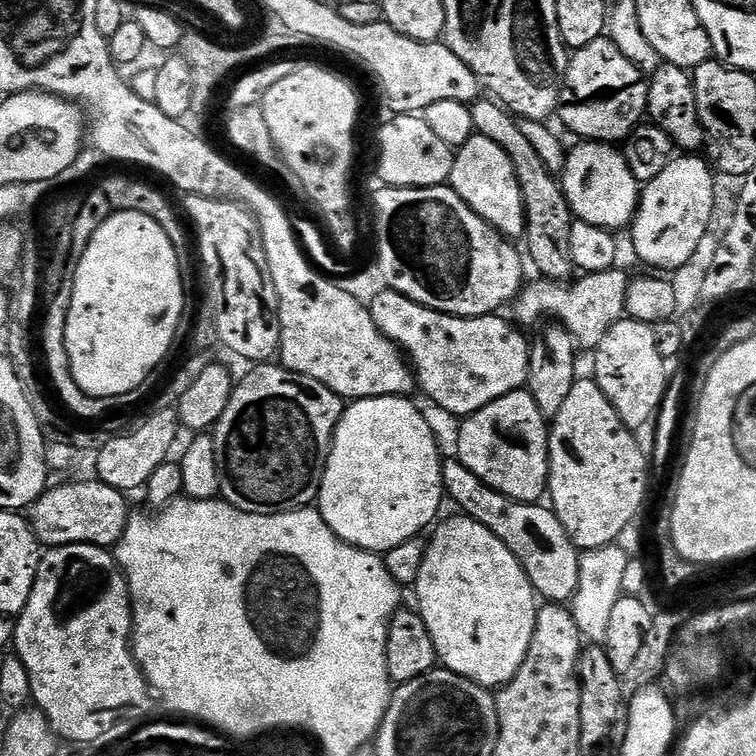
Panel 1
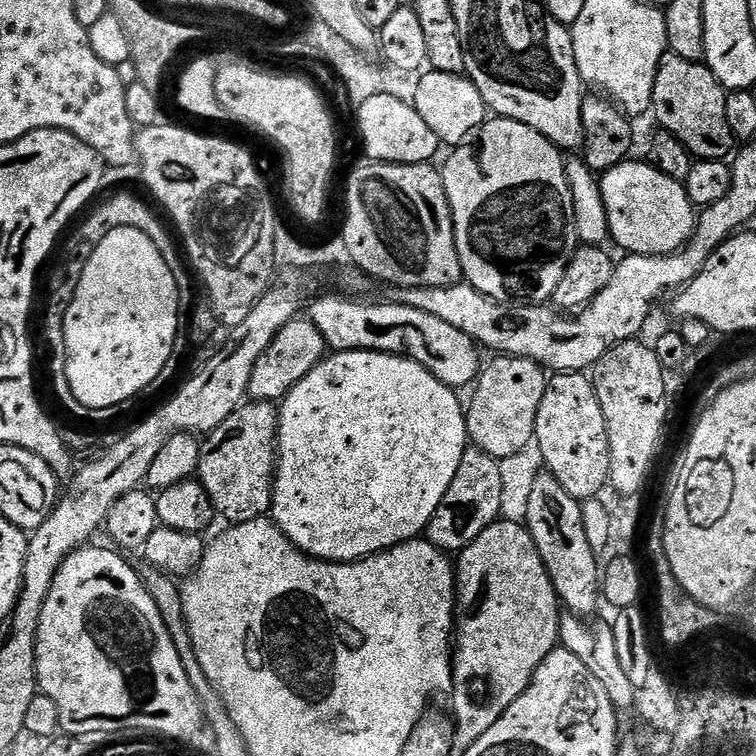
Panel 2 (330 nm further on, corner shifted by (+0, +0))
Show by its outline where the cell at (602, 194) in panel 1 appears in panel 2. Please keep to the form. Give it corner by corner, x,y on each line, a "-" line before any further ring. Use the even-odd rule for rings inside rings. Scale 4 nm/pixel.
629,158
609,168
599,177
599,182
609,235
614,244
616,240
618,247
625,248
625,253
633,256
669,256
671,252
679,252
691,240
692,233
696,231
697,209
690,202
683,183
663,173
655,164

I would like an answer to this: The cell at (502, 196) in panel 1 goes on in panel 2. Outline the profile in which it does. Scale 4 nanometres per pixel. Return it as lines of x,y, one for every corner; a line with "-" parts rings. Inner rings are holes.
492,118
475,133
471,142
453,147
449,152
452,153
449,154
444,168
442,167
442,175
446,198
450,202
450,210
452,211
456,249
460,265
464,271
464,280
476,287
482,294
501,302
544,304
551,301
554,290
558,290
558,281
562,278
562,274
566,274
566,266
570,266
570,258
575,254
580,244
580,236
576,232
576,223
574,222
574,198
570,194
570,182
566,182
565,157
562,155
561,149
551,144
542,134
538,134
538,130
534,130
522,122

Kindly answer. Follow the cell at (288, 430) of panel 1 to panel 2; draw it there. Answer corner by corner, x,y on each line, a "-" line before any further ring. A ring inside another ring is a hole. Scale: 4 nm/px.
245,402
214,431
203,437
200,445
198,479
210,494
217,517
228,519
229,525
259,520
269,515
272,506
272,478
276,471
276,425
278,412
268,402

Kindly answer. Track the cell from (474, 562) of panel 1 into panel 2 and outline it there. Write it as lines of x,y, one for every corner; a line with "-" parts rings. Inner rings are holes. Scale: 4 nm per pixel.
501,518
492,524
470,546
459,553
456,570
456,619
454,621
454,651
452,654
451,715
456,736
453,753
462,754
510,710
510,702
530,686
534,670
558,647
562,605
548,577
546,566
534,546
534,538
523,523

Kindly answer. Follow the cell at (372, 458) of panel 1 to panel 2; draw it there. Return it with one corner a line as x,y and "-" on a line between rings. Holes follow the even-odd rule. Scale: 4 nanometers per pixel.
359,348
356,352
332,352
325,355
314,370
310,370
285,394
278,404
276,425
276,471
272,478
272,506
270,519
290,538
295,548
317,560
347,562
375,556
408,540
417,539
427,529
438,502
446,498
458,466
462,466
462,454
470,446
468,438
468,417
465,405
460,404
457,389
446,386
418,362
408,356
395,356
389,352
367,352

